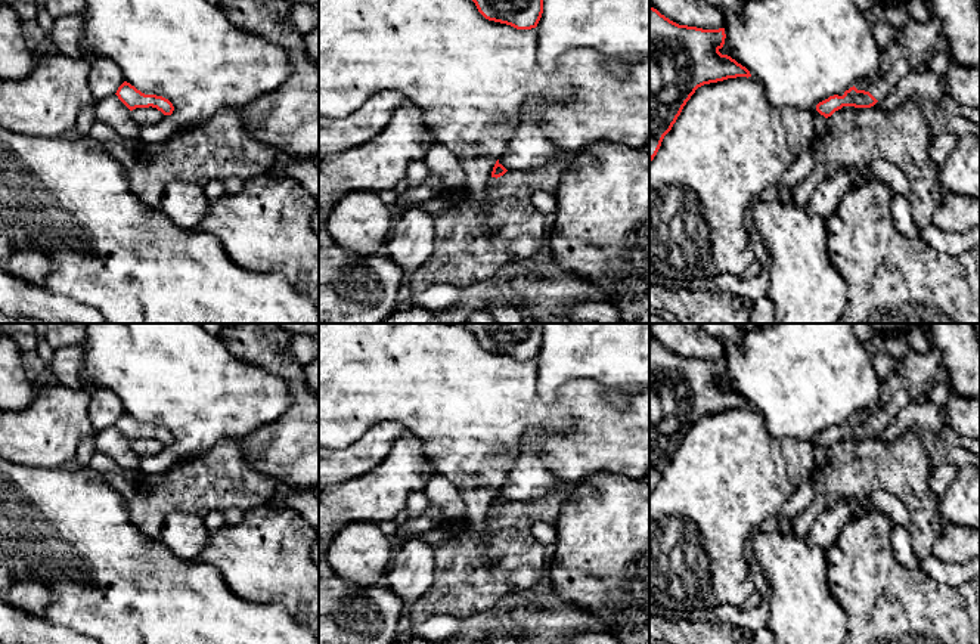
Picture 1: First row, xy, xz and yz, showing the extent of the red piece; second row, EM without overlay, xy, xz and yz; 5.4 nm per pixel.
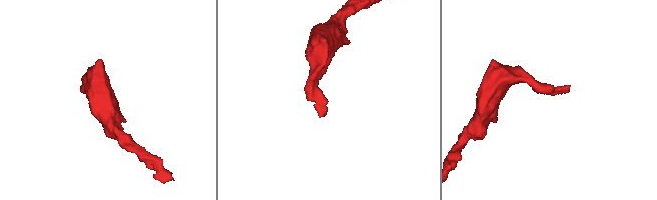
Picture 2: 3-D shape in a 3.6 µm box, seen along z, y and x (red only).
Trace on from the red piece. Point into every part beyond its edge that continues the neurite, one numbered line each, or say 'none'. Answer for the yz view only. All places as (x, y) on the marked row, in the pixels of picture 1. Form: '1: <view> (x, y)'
1: yz (918, 42)

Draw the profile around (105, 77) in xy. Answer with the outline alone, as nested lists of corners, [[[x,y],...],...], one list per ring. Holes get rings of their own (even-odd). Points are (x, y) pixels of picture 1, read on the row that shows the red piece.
[[[105,58],[90,59],[89,84],[96,102],[115,95],[122,83],[124,75],[117,64]]]

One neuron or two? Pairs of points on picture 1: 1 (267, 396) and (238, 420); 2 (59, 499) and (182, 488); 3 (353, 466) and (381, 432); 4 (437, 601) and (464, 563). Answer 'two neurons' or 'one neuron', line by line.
1: one neuron
2: two neurons
3: one neuron
4: one neuron

